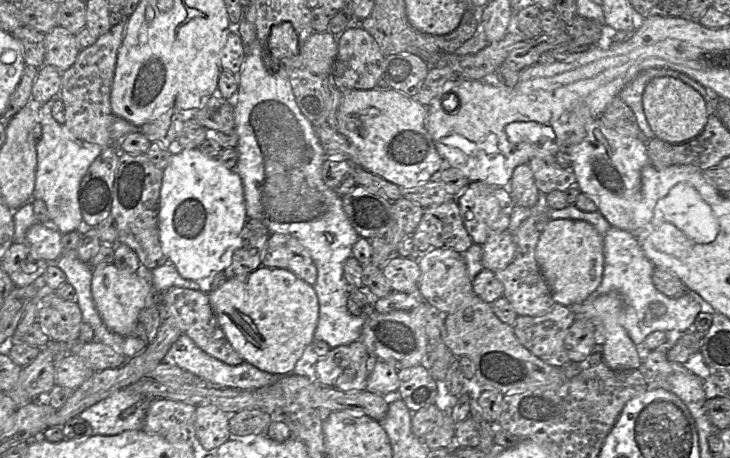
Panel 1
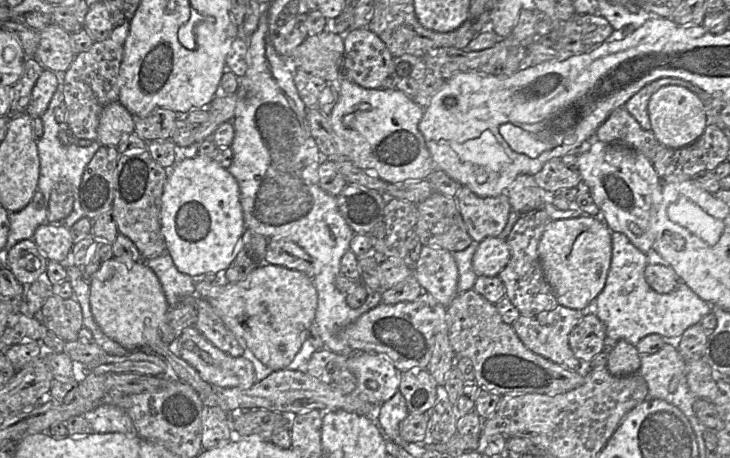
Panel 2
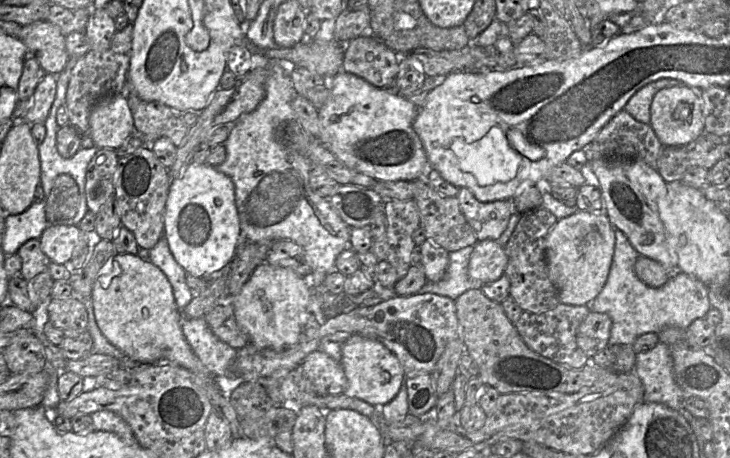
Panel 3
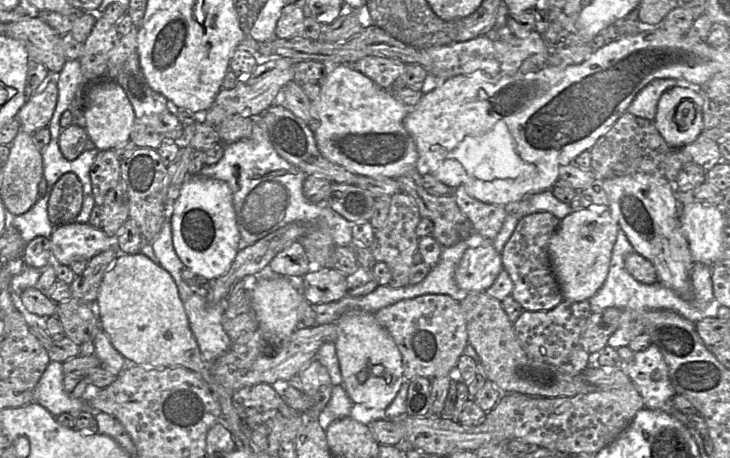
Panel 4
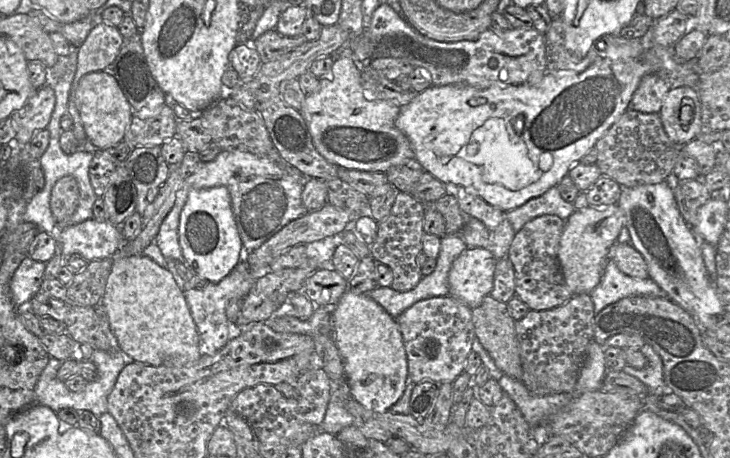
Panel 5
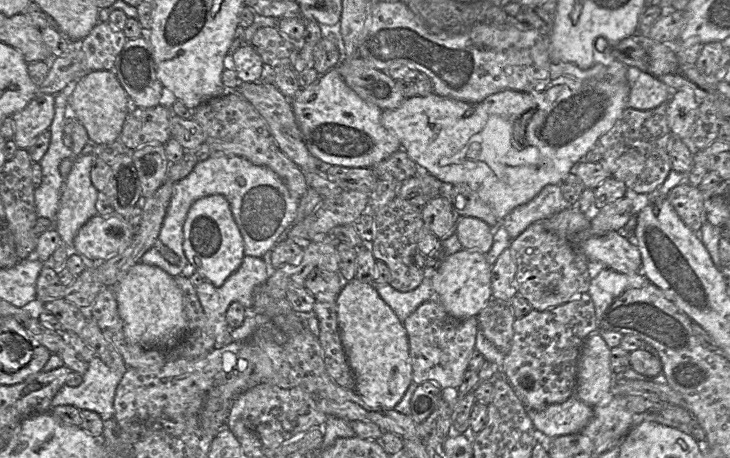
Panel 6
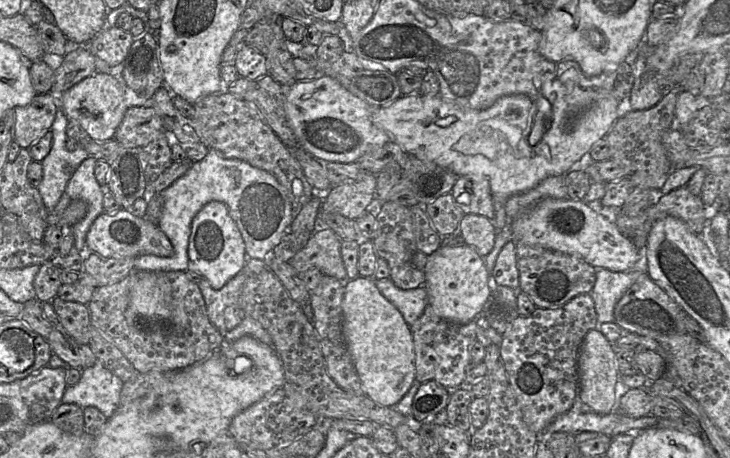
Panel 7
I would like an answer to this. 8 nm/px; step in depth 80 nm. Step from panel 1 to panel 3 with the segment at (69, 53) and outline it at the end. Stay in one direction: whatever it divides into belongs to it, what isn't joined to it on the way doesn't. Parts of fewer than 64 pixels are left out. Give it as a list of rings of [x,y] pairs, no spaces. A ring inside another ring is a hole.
[[[47,20],[23,25],[20,39],[27,47],[27,57],[34,57],[46,73],[59,74],[70,60],[65,34]]]

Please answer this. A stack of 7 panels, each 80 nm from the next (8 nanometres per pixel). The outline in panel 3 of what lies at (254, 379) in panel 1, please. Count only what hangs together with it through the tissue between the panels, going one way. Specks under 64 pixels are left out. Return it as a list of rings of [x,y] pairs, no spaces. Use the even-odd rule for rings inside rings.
[[[204,317],[183,319],[182,331],[192,351],[215,377],[230,376],[237,350],[221,341]]]

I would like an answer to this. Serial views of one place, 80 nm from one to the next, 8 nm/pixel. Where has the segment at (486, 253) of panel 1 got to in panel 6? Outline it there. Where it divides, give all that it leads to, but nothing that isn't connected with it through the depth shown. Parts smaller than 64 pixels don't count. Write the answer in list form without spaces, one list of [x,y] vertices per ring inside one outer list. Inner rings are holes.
[[[463,248],[444,257],[432,274],[435,299],[455,317],[477,317],[492,296],[491,268],[486,254],[477,250]]]

